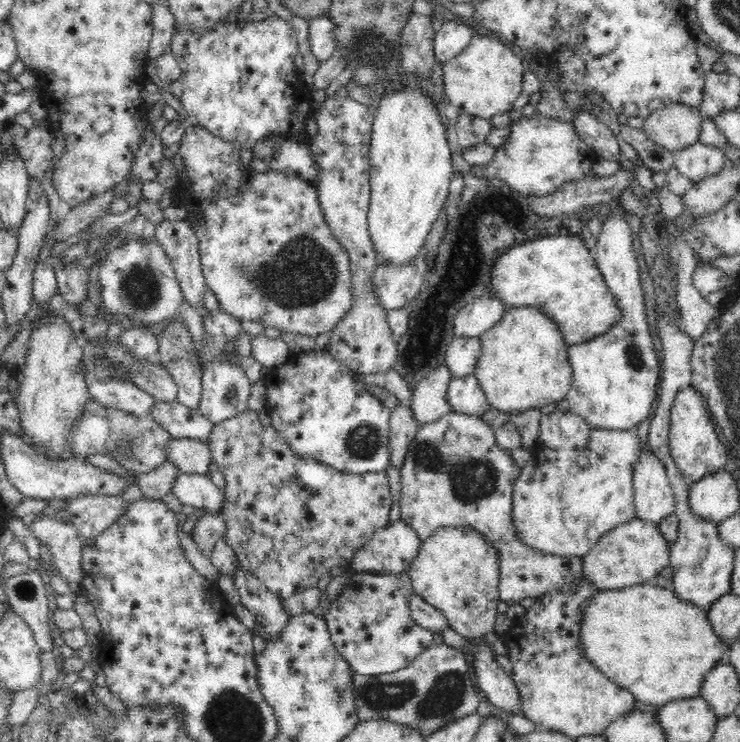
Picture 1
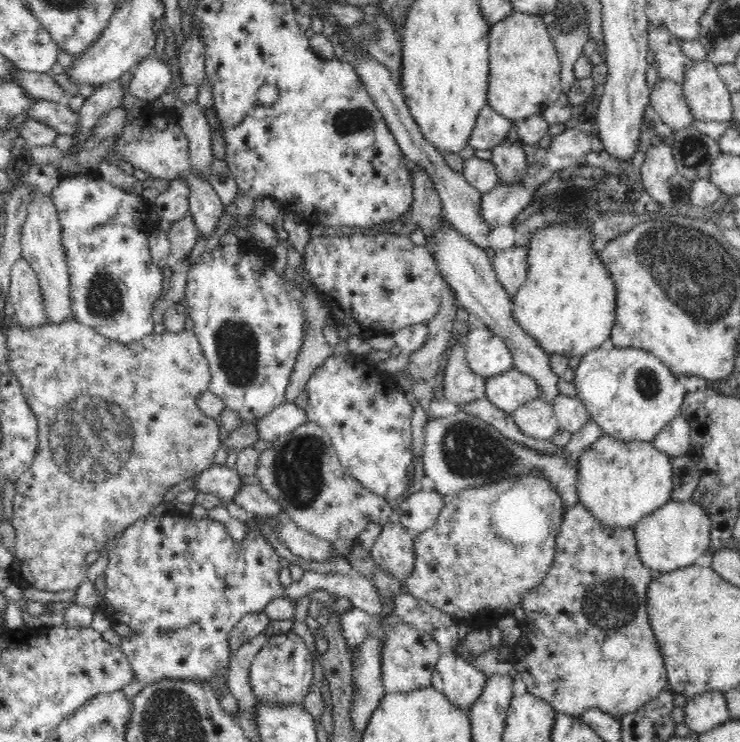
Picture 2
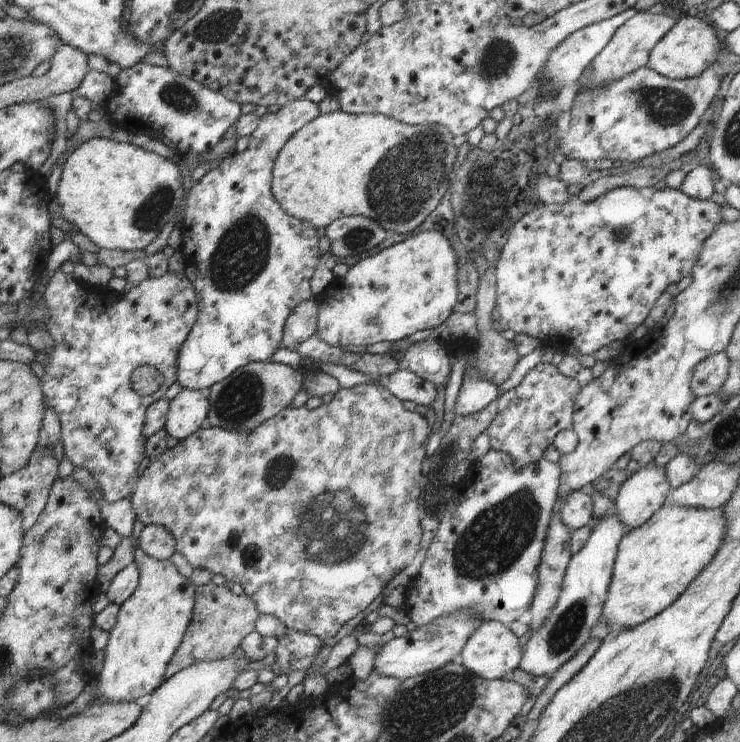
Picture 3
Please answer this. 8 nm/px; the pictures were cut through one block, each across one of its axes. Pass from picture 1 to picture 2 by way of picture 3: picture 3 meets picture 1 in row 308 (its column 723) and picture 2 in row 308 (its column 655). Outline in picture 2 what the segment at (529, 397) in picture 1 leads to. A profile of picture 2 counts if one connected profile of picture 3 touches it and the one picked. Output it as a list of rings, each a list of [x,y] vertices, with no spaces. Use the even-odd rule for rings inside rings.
[[[552,224],[531,236],[526,282],[512,298],[520,327],[551,354],[583,356],[611,338],[616,318],[616,283],[592,247],[590,224]]]

